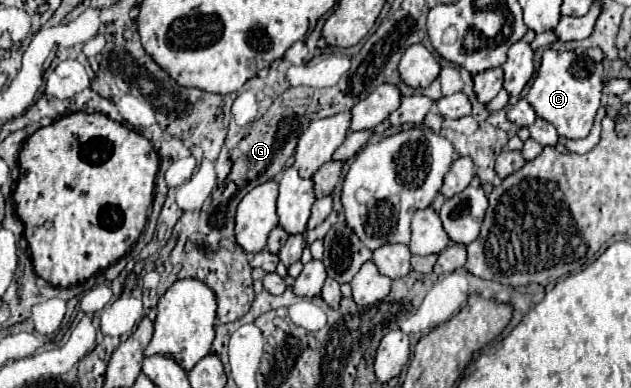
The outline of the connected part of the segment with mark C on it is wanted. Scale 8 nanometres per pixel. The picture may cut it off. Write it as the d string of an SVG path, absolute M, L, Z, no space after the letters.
M546 49L526 99L538 117L550 121L556 127L560 137L584 139L594 125L602 99L602 87L602 65L594 63L588 55Z

